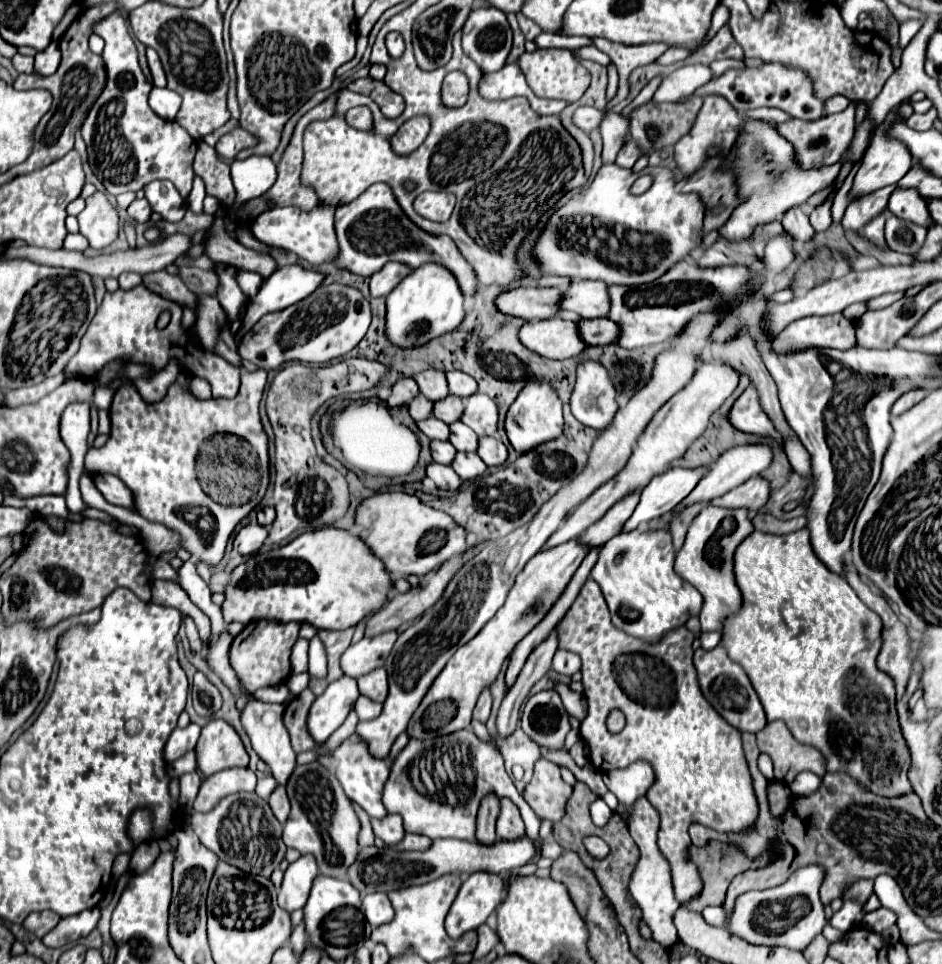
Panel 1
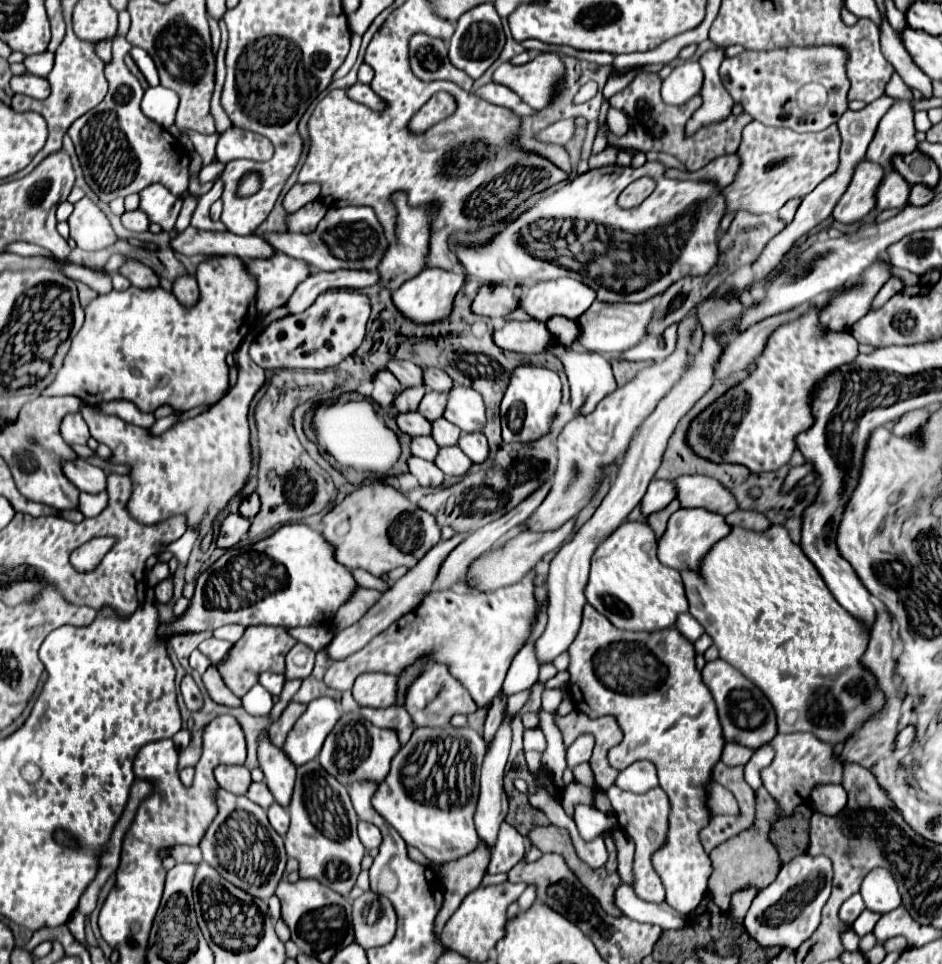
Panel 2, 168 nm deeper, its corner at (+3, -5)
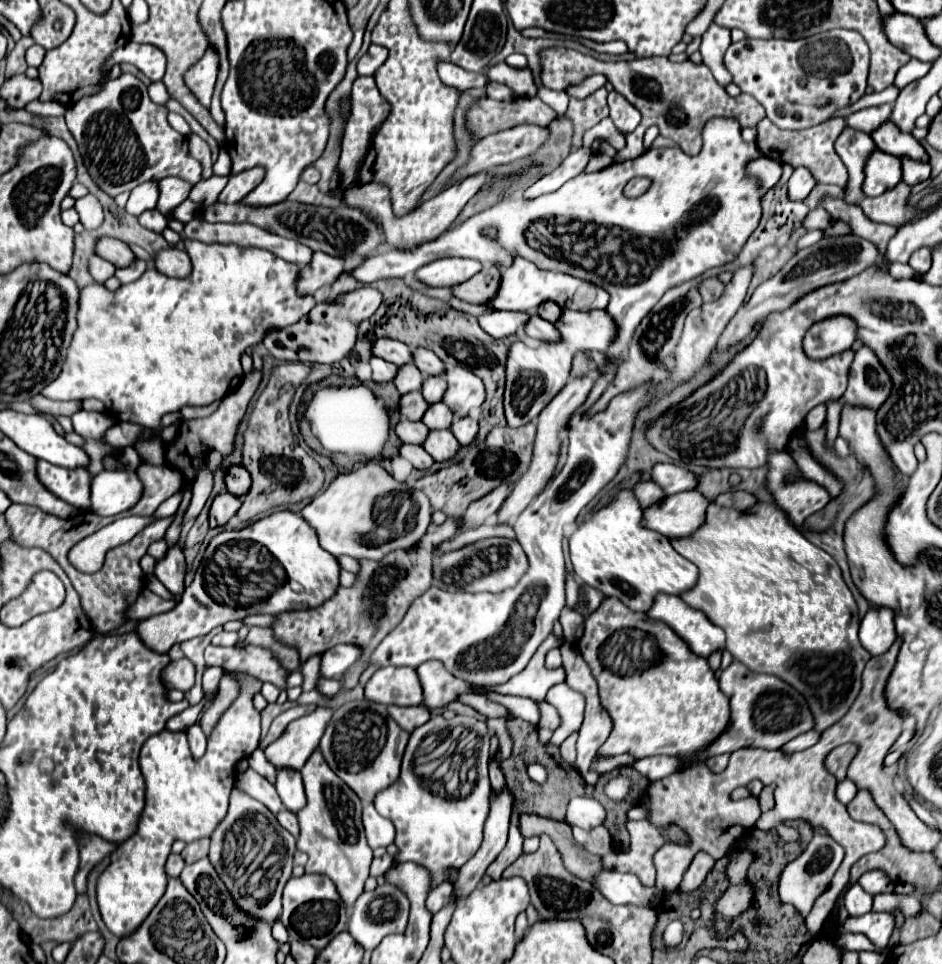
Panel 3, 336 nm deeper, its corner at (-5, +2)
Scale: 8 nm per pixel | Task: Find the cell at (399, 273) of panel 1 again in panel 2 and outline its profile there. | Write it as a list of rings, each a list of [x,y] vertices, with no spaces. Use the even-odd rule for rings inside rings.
[[[403,191],[393,193],[393,203],[399,213],[399,217],[397,217],[399,245],[391,245],[389,251],[385,253],[385,259],[377,267],[379,285],[383,285],[385,289],[391,289],[391,291],[401,287],[407,279],[415,277],[421,269],[425,269],[425,255],[427,255],[427,247],[429,247],[429,223],[431,223],[431,215],[435,211],[435,205],[427,205],[427,207],[419,207],[419,209],[409,207],[407,195]]]

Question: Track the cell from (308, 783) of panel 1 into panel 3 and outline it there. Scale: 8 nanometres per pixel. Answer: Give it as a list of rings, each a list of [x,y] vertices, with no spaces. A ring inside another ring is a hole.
[[[319,748],[301,768],[301,776],[305,784],[307,806],[297,812],[301,826],[297,848],[309,856],[305,872],[329,876],[345,908],[351,910],[355,900],[363,894],[363,884],[369,878],[369,866],[373,860],[373,852],[367,846],[365,832],[361,828],[361,800],[357,800],[357,794],[345,782],[341,782],[335,772],[331,772]]]

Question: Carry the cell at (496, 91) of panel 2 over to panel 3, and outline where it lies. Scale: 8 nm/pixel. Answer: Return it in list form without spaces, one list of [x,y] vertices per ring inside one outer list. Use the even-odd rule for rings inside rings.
[[[489,84],[487,96],[495,98],[495,100],[511,100],[511,98],[515,98],[515,92],[511,88],[507,88],[505,84]]]

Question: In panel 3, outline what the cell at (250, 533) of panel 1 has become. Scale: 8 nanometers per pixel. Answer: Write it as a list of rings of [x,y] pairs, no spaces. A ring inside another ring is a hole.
[[[229,492],[217,494],[209,508],[209,526],[217,528],[217,526],[225,524],[233,516],[233,512],[237,512],[239,506],[241,506],[241,502],[237,496],[233,496]]]

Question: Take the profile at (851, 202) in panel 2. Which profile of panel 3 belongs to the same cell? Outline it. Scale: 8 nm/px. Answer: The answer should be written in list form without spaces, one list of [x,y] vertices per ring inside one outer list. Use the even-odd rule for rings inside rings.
[[[845,128],[837,140],[835,140],[835,152],[843,160],[843,164],[849,170],[849,184],[845,188],[845,200],[851,204],[857,204],[861,198],[861,180],[863,176],[863,164],[865,156],[875,150],[875,144],[869,134],[859,132],[855,128]]]

